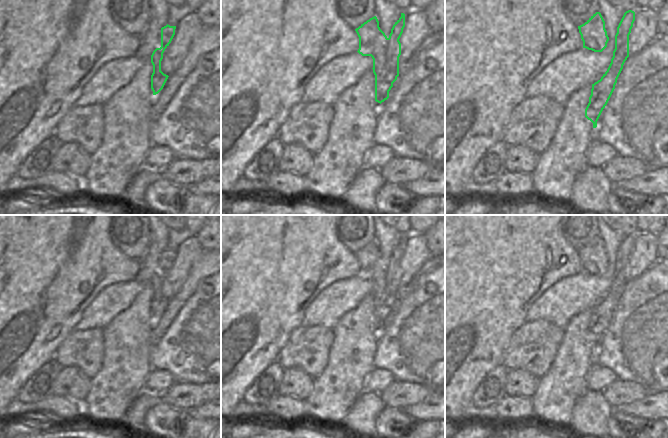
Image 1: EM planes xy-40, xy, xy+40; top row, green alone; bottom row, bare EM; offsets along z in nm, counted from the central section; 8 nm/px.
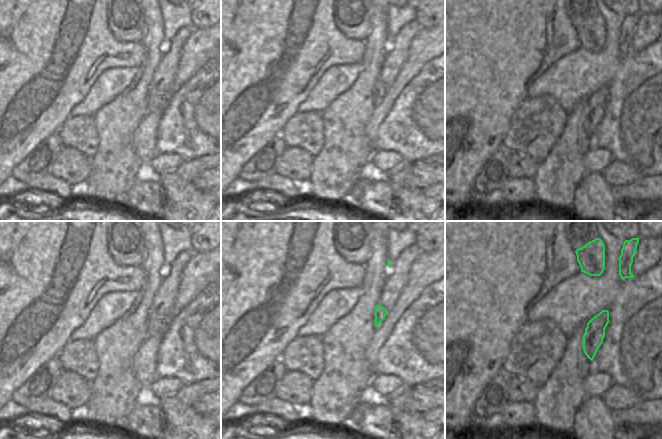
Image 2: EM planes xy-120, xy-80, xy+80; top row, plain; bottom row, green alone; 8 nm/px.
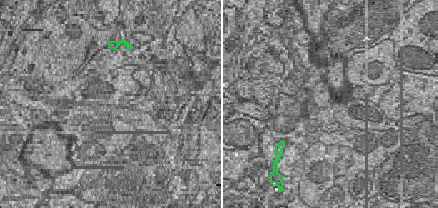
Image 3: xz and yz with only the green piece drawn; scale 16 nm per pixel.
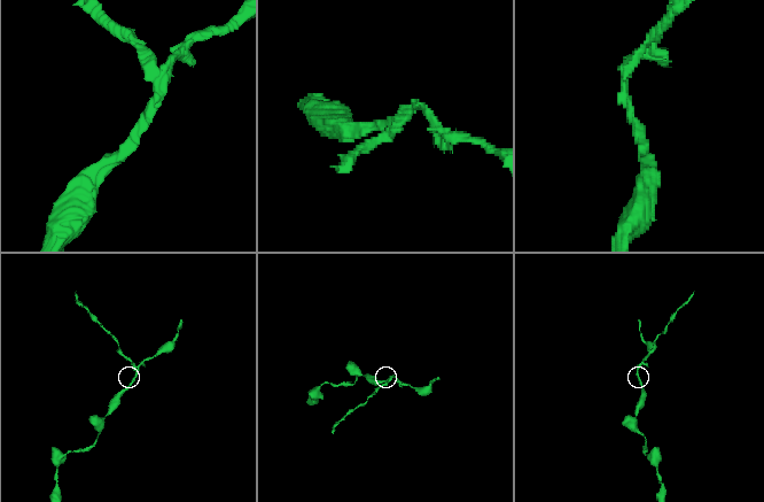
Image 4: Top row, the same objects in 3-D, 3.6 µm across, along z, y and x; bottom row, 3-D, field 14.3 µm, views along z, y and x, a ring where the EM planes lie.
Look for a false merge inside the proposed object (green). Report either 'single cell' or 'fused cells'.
fused cells

